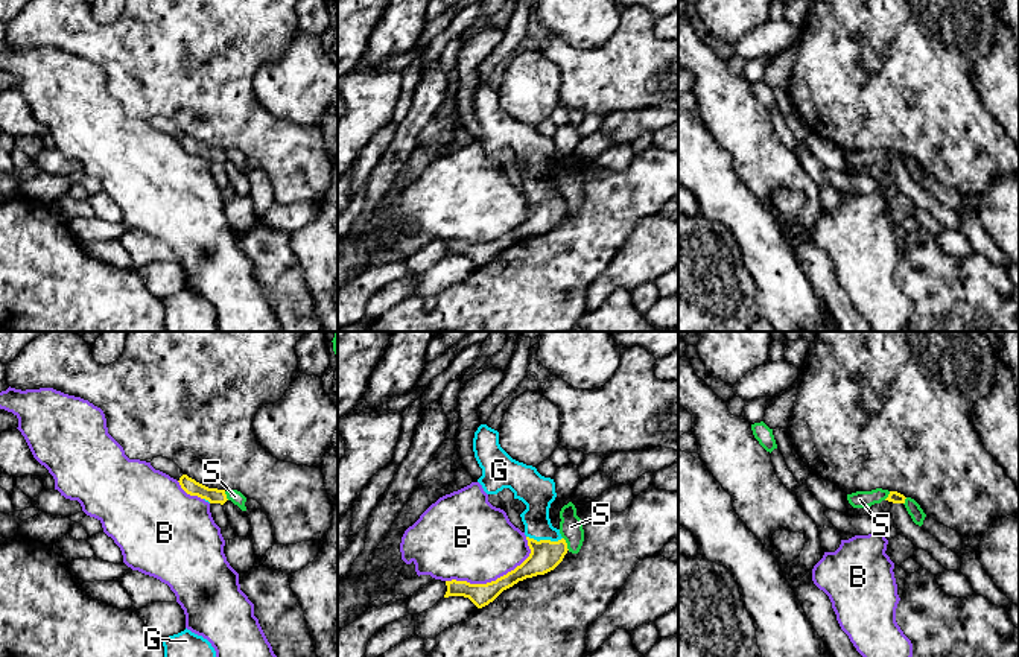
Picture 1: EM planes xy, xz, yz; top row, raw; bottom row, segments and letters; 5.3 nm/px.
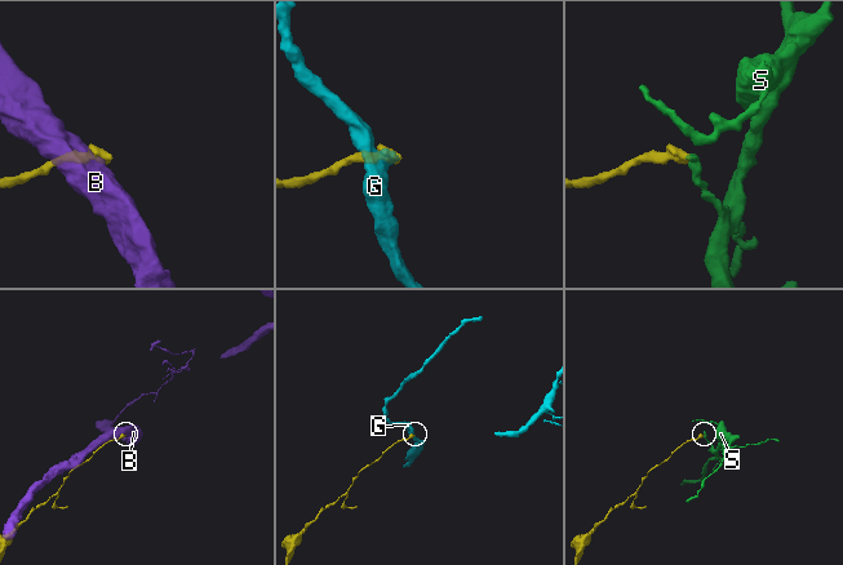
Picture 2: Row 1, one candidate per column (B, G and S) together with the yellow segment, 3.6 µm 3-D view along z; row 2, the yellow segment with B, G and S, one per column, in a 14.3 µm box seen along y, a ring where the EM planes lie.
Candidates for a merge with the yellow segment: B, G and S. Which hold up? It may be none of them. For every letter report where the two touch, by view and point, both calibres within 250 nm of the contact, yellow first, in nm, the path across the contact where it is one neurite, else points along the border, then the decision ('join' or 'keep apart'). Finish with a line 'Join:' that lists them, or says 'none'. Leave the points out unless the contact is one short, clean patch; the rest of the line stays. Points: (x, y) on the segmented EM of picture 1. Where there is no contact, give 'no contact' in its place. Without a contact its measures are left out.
B: contact xz (498, 578); calibres 140 and 440 nm; keep apart
G: contact xz (545, 540); calibres 160 and 170 nm; way xz (545, 555), (545, 540), (537, 528), (537, 495); join
S: contact xz (566, 543); calibres 160 and 130 nm; border xz (563, 537), (569, 549); keep apart
Join: G

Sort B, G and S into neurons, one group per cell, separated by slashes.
B / G / S

